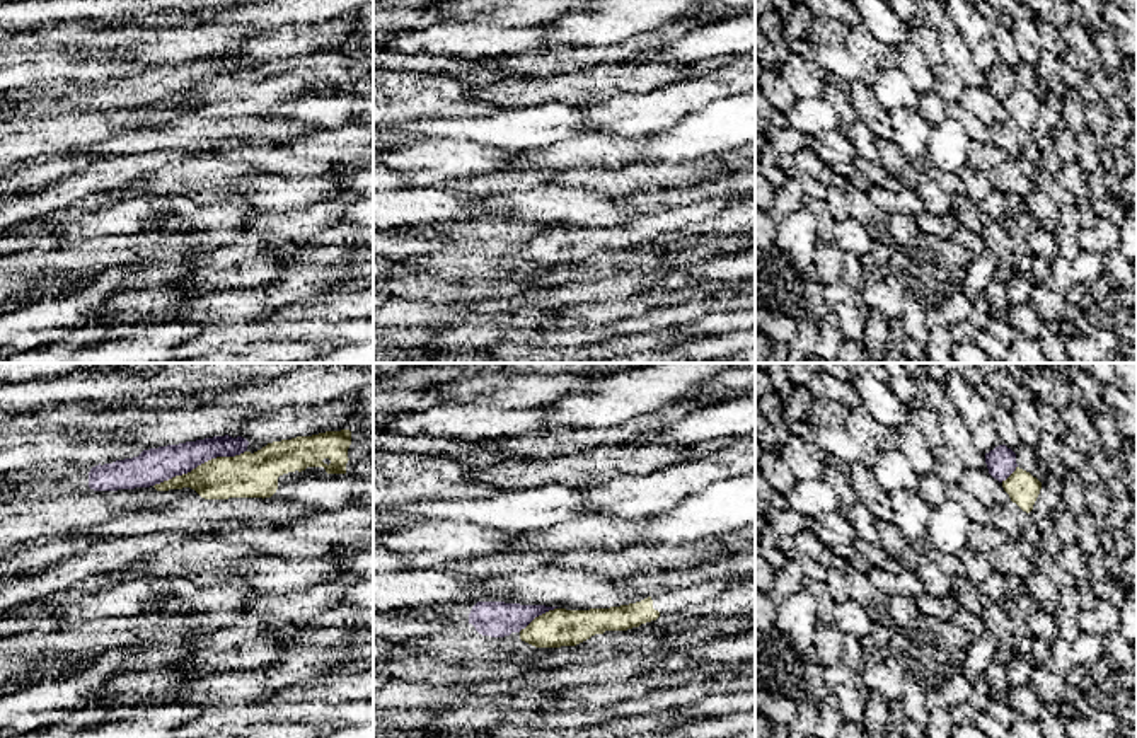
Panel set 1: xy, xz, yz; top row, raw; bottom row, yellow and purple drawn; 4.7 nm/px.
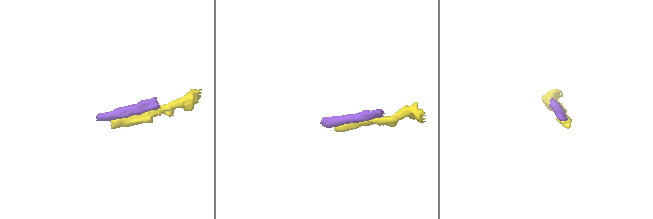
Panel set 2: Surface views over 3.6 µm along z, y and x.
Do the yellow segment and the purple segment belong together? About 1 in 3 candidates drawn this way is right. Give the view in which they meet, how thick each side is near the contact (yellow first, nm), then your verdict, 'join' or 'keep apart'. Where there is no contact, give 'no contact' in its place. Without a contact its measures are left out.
meets yellow in xy; 200 nm thick on the yellow side, 170 nm on the other; keep apart

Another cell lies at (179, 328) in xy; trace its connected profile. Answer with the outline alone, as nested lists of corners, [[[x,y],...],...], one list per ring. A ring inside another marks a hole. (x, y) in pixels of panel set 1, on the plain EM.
[[[176,319],[167,320],[165,326],[172,329],[174,337],[193,337],[198,331],[206,327],[206,324]]]

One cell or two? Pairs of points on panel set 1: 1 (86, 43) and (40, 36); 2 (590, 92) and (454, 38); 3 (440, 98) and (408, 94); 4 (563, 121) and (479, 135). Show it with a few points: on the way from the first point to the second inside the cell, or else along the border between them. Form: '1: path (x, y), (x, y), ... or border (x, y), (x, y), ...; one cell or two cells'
1: path (74, 36), (51, 36); one cell
2: border (588, 67), (578, 72), (544, 77), (510, 75); two cells
3: path (432, 96), (416, 96); one cell
4: path (542, 125), (500, 130); one cell

